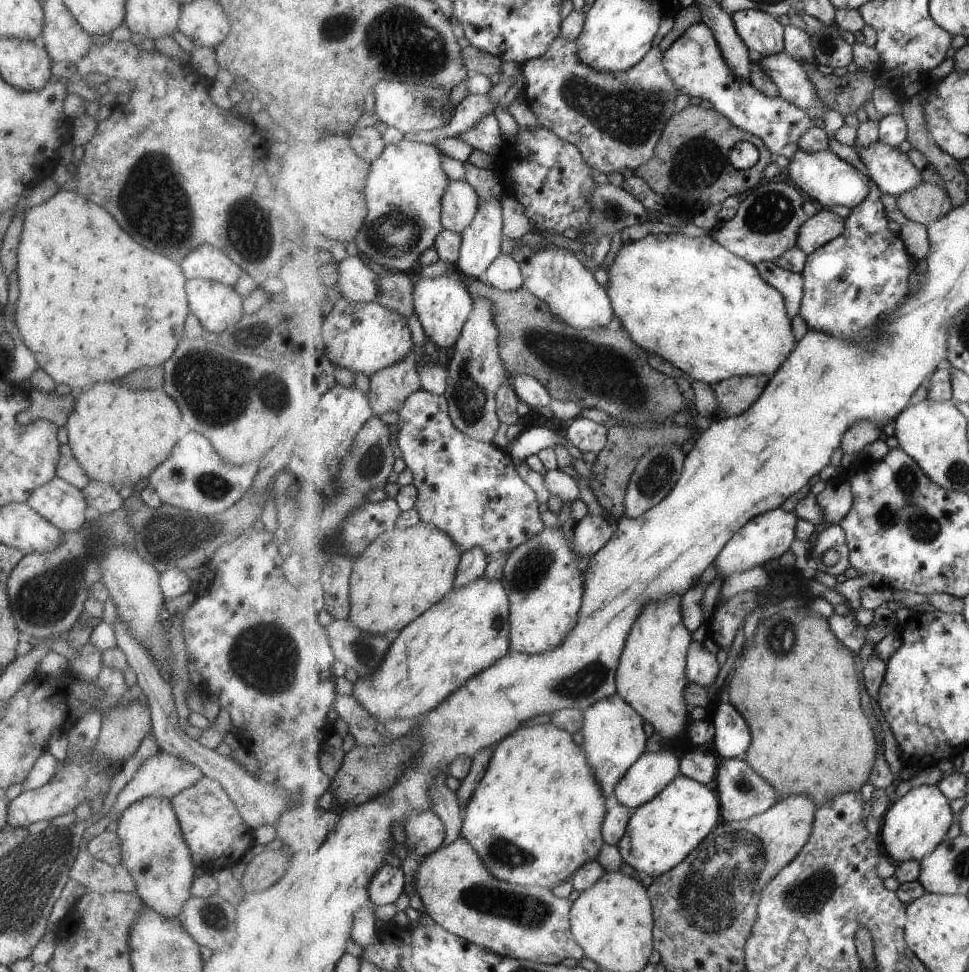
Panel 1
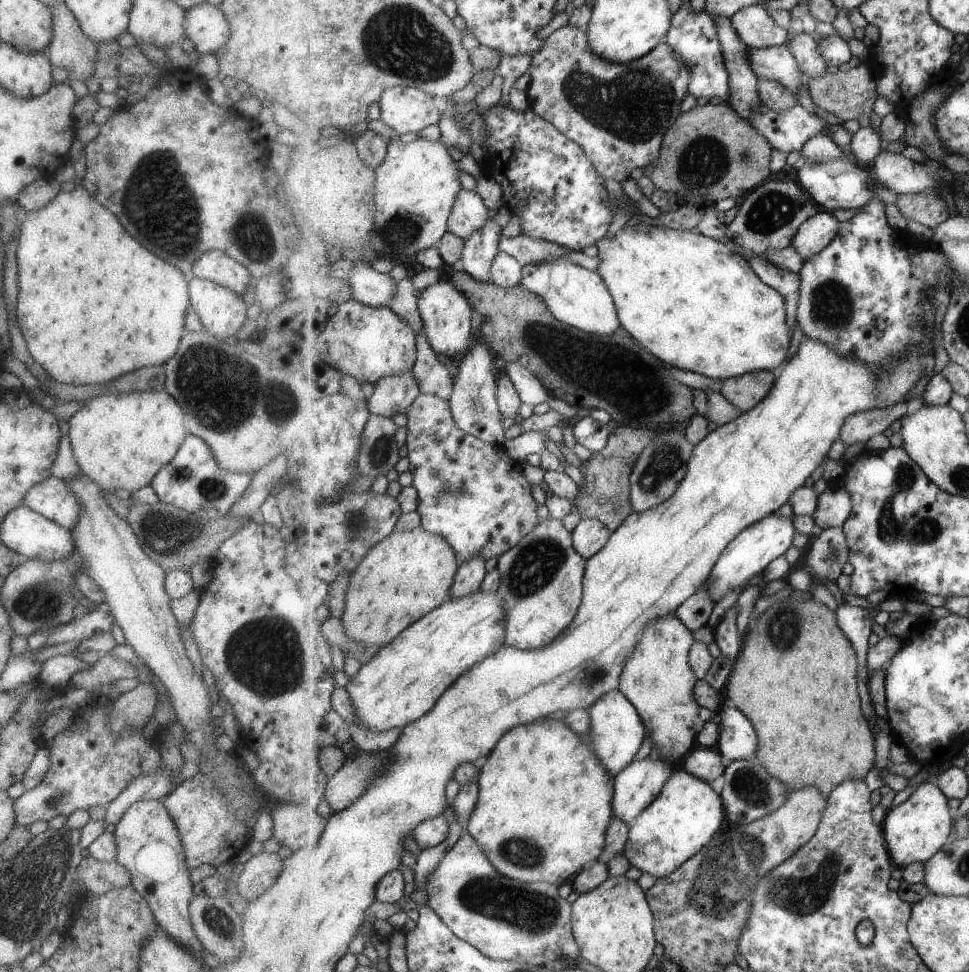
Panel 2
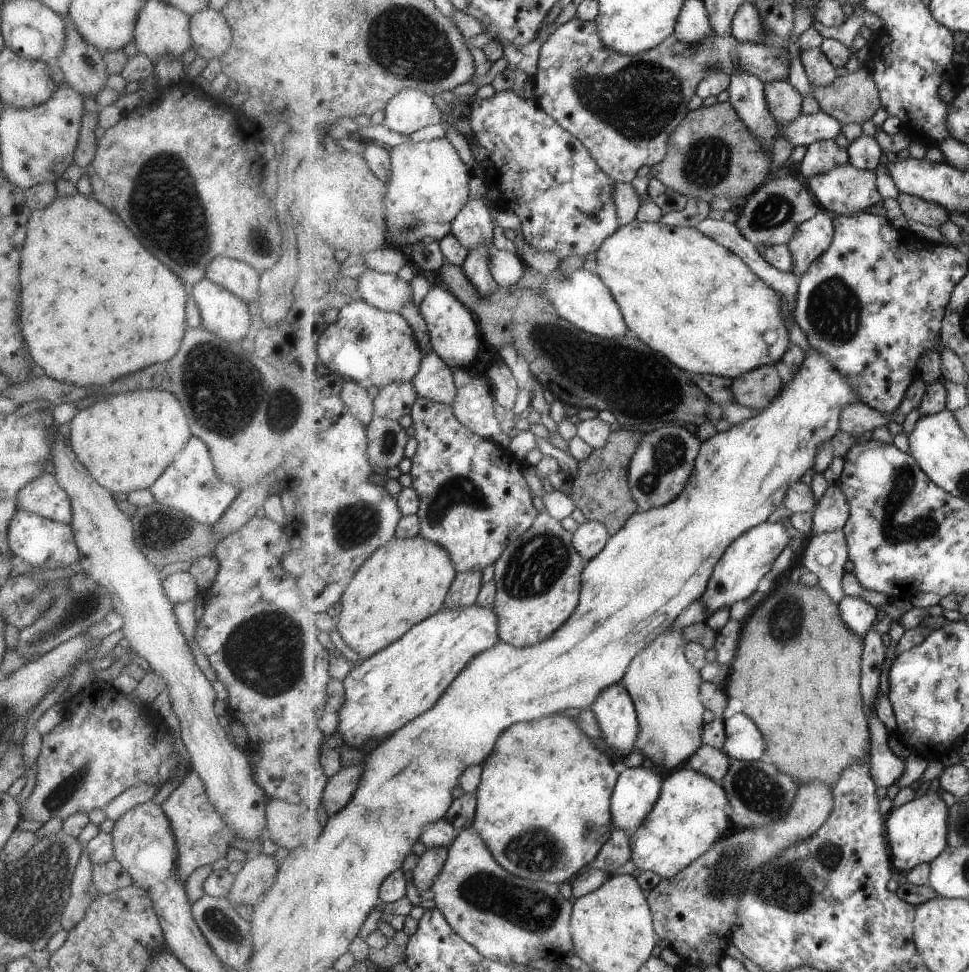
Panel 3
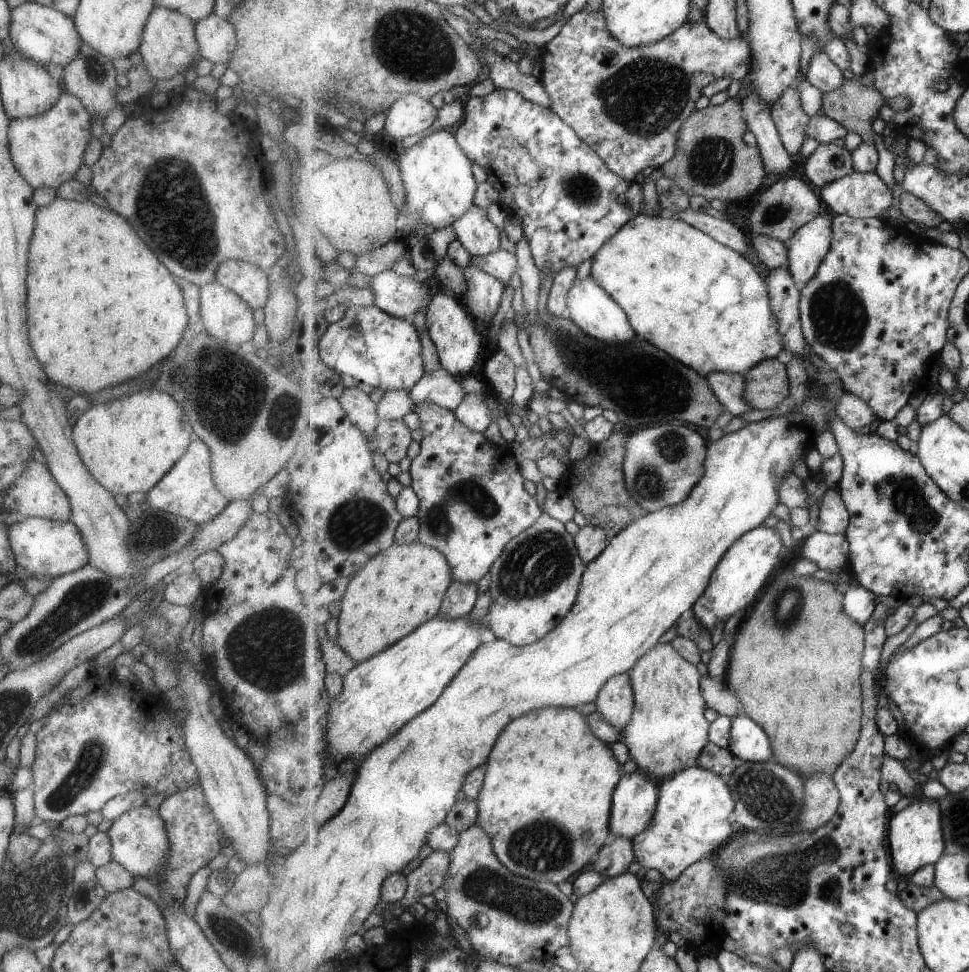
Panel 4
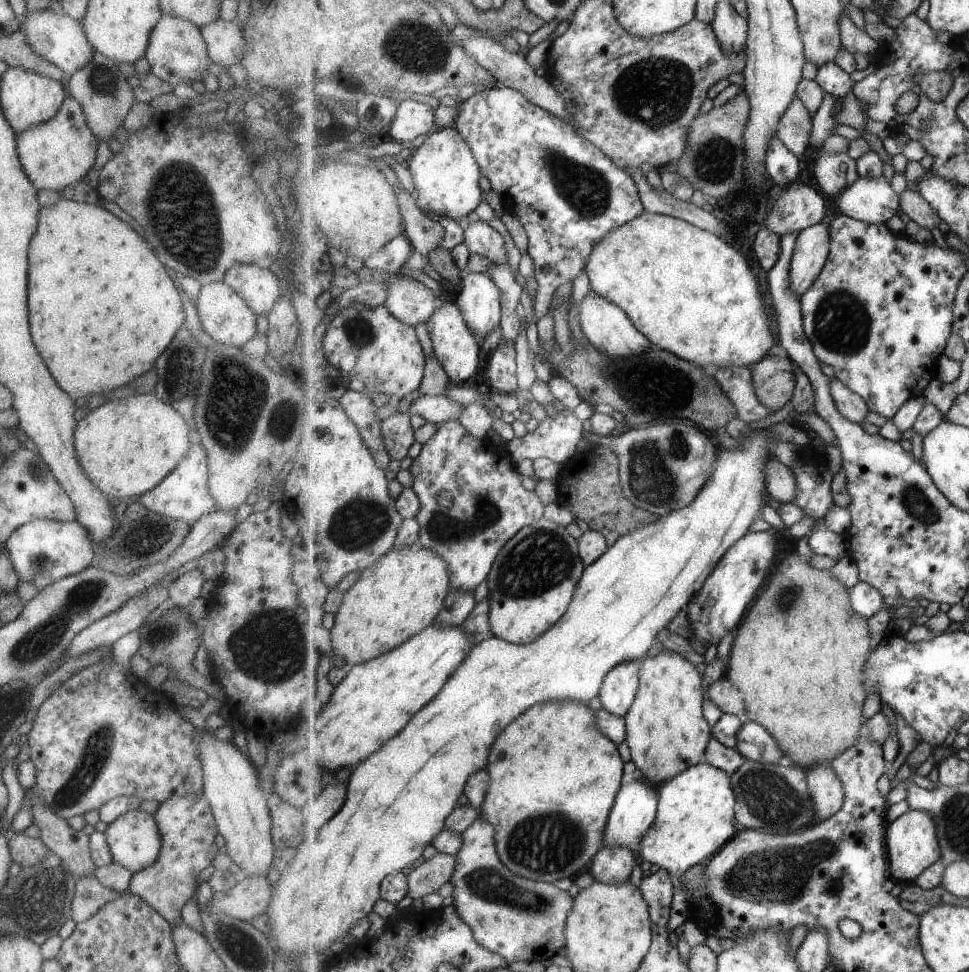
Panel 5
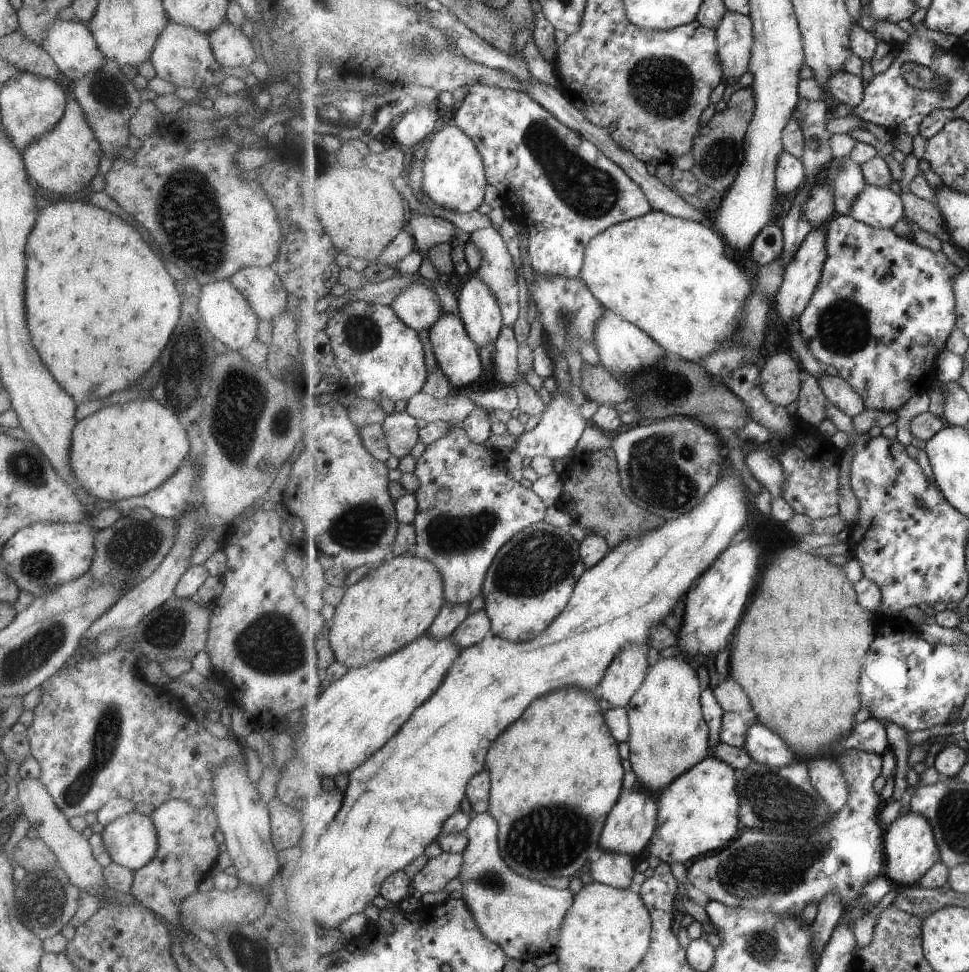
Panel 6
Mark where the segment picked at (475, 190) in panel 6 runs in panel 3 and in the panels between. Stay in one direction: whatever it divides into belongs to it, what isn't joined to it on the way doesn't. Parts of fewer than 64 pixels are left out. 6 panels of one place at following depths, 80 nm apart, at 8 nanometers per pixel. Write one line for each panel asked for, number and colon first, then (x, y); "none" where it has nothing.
3: (428, 185)
4: (437, 174)
5: (445, 175)

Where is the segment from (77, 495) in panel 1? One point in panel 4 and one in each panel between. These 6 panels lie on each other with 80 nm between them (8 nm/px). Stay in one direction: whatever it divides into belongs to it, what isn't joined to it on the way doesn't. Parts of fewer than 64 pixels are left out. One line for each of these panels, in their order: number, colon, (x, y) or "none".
2: (51, 498)
3: (43, 496)
4: (35, 493)

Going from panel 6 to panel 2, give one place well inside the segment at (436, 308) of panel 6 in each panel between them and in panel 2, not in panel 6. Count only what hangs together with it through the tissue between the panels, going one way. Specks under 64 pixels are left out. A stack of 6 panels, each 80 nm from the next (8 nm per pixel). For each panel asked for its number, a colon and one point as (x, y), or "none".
2: (369, 286)
3: (386, 291)
4: (400, 296)
5: (409, 300)

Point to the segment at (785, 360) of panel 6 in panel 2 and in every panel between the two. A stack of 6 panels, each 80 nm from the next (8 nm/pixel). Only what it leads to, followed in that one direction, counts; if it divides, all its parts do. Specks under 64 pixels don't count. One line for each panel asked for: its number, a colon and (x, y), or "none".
2: (745, 391)
3: (756, 389)
4: (767, 387)
5: (774, 377)

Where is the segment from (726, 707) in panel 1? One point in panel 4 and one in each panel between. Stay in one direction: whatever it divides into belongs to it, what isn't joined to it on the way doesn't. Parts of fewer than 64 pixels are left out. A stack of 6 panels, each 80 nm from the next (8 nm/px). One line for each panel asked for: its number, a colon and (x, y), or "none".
2: (738, 740)
3: (745, 742)
4: (749, 742)

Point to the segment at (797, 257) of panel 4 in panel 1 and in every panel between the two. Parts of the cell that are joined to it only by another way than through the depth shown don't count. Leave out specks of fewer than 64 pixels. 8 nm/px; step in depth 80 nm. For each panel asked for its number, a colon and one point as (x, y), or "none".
1: (825, 226)
2: (814, 235)
3: (814, 237)

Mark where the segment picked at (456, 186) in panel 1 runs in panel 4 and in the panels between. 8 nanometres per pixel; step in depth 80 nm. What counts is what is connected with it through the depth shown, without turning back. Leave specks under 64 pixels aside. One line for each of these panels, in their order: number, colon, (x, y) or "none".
2: (470, 215)
3: (473, 226)
4: (474, 230)

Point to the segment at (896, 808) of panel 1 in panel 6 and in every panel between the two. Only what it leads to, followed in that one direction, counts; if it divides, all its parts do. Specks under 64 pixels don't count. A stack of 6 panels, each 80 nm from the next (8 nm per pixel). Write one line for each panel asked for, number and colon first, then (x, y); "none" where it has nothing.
2: (915, 830)
3: (918, 831)
4: (915, 835)
5: (913, 845)
6: (910, 848)

